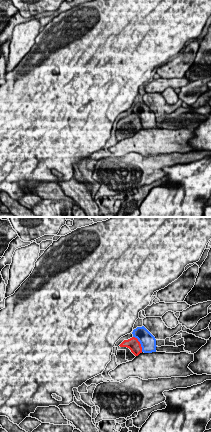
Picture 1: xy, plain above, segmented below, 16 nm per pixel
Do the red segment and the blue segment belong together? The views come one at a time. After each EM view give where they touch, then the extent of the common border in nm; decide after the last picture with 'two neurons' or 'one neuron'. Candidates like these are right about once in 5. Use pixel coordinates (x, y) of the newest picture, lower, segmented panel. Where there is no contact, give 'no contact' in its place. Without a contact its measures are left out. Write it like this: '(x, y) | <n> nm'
(139, 343) | 300 nm

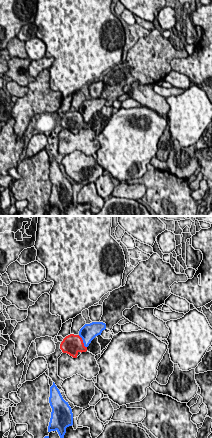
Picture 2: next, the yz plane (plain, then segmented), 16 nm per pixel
(82, 341) | 240 nm

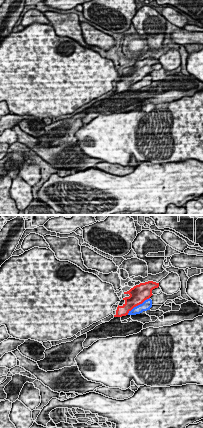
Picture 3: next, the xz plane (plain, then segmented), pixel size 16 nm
(138, 304) | 460 nm

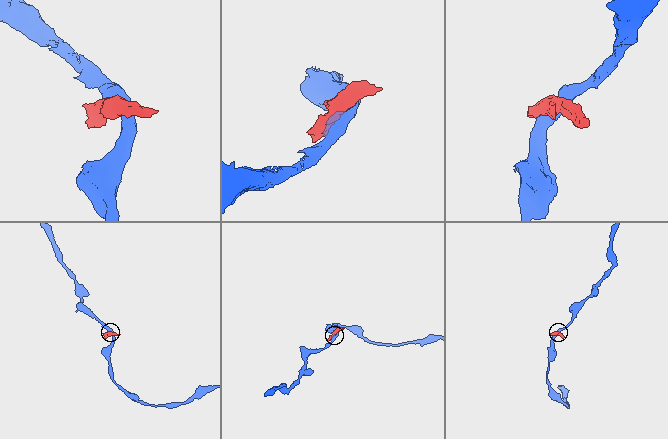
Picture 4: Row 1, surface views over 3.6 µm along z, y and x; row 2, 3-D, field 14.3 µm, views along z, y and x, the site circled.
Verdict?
two neurons

